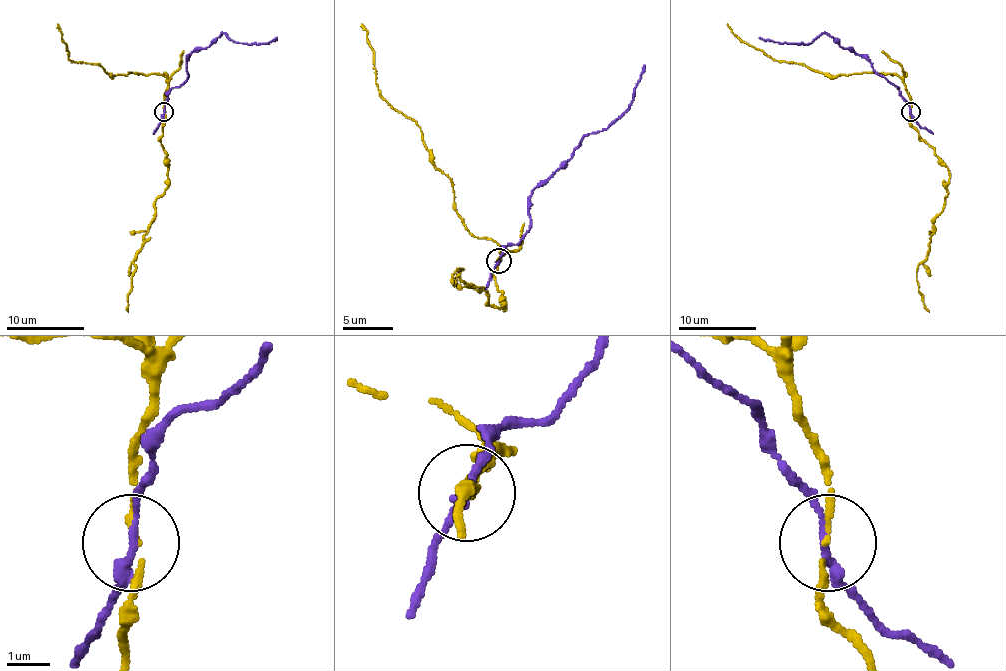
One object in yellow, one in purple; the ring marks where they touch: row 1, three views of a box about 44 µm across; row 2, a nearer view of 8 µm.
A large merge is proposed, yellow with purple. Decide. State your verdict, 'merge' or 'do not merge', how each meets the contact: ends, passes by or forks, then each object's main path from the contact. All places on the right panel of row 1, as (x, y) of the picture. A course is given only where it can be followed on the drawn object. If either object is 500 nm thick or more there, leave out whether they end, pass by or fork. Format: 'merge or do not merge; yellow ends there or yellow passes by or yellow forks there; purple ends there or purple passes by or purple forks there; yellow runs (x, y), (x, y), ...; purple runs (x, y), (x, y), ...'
do not merge; yellow passes by; purple passes by; yellow runs (911, 111), (911, 96), (901, 76), (894, 72), (828, 76), (803, 65), (778, 61), (745, 43), (727, 24); purple runs (911, 111), (897, 88), (863, 57), (843, 49), (826, 34), (810, 43), (758, 38)

